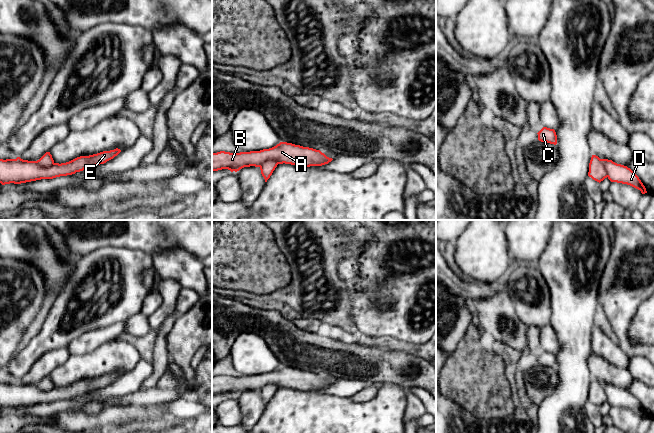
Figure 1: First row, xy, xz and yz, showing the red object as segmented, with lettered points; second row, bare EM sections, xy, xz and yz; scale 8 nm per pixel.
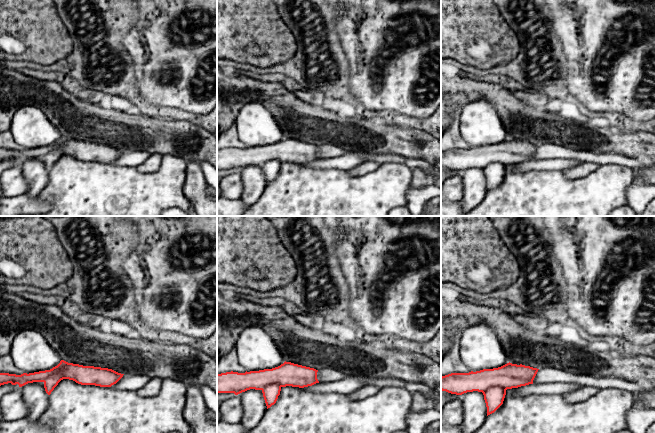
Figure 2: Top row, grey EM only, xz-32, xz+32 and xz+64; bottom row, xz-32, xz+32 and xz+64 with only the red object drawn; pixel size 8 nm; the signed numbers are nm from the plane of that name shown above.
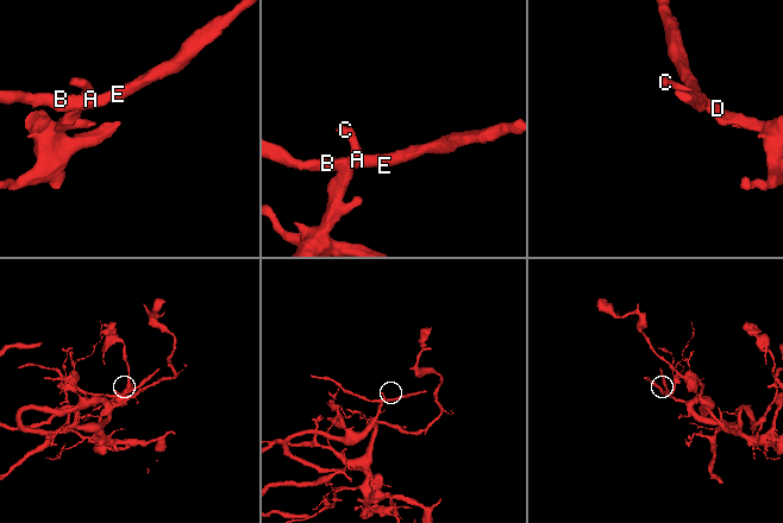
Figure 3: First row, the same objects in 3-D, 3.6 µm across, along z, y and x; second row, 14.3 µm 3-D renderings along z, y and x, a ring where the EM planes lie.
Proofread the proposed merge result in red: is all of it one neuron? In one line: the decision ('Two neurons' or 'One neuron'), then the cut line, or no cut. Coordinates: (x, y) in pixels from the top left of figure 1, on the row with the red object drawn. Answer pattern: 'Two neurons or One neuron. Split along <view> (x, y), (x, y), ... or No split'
Two neurons. Split along xy (37, 160), (44, 166), (49, 166), (53, 162)

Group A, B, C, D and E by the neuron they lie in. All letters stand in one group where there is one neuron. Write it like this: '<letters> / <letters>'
A B E / C D

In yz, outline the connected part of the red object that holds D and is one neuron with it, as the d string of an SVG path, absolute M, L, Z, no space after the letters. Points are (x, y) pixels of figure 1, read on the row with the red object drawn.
M601 159L601 161L605 166L608 179L611 182L627 184L640 190L642 194L647 193L646 188L639 177L630 168L608 159Z

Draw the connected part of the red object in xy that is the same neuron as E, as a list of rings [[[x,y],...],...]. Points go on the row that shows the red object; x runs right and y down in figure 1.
[[[116,148],[89,156],[80,156],[66,163],[53,163],[51,166],[41,166],[37,161],[16,159],[0,159],[0,183],[21,184],[41,179],[53,179],[83,171],[89,166],[104,164],[121,152]]]

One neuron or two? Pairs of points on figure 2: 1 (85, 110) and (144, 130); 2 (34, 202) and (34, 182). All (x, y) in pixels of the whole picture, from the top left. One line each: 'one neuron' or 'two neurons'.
1: one neuron
2: two neurons

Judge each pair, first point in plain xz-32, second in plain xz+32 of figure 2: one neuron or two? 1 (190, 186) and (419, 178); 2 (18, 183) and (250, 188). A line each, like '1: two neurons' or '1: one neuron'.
1: one neuron
2: two neurons

